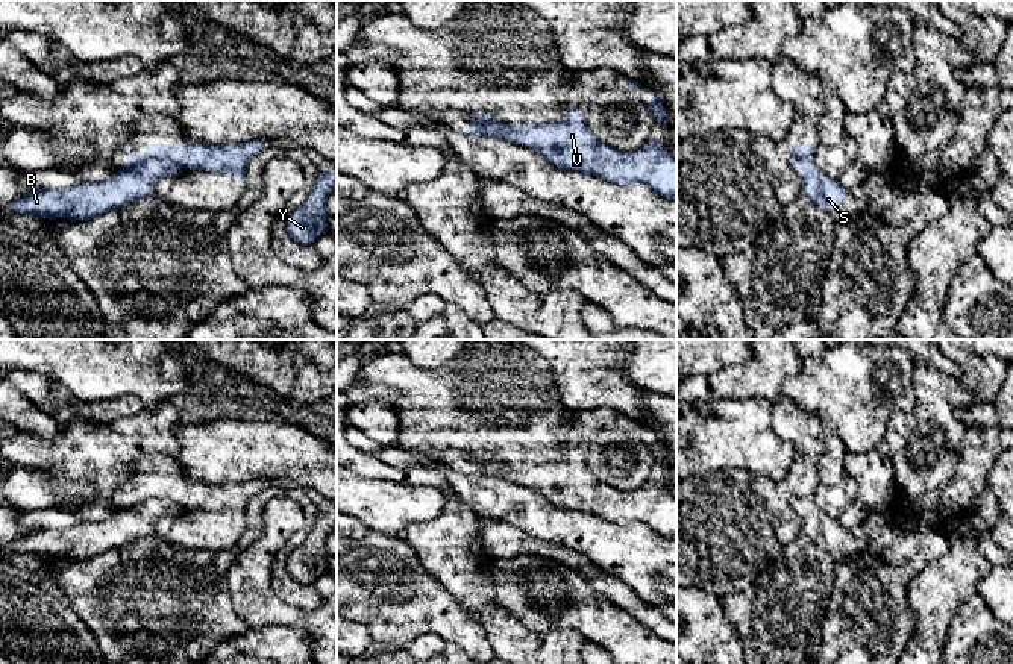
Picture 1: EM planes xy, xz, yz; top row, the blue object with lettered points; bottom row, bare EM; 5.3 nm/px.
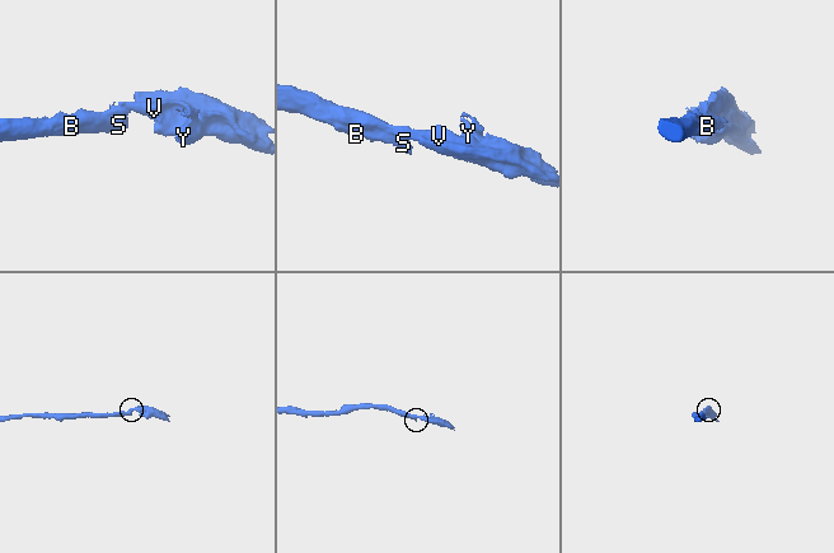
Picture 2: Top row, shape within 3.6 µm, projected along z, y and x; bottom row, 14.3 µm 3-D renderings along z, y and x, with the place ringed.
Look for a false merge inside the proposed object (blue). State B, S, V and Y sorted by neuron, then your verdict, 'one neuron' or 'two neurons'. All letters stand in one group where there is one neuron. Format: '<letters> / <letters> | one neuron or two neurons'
B S / V Y | two neurons

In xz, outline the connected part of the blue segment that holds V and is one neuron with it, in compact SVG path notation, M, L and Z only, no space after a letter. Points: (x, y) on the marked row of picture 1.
M575 108L558 121L505 124L502 138L538 152L563 170L596 176L619 186L643 183L652 193L676 199L675 155L655 138L648 138L637 150L614 149L588 129Z

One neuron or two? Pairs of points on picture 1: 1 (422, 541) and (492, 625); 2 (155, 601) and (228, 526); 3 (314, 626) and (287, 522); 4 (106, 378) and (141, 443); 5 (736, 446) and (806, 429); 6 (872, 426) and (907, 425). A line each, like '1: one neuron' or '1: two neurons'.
1: one neuron
2: two neurons
3: one neuron
4: two neurons
5: two neurons
6: two neurons

